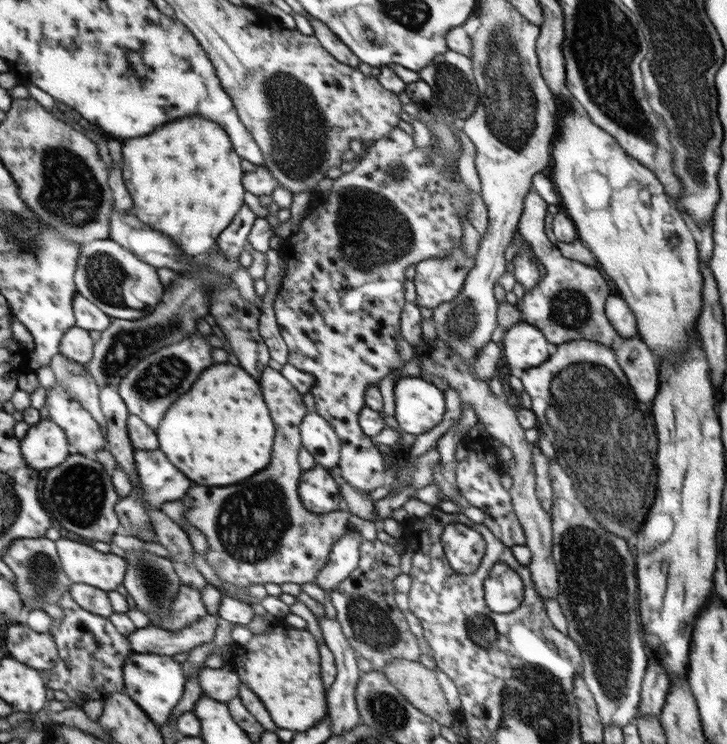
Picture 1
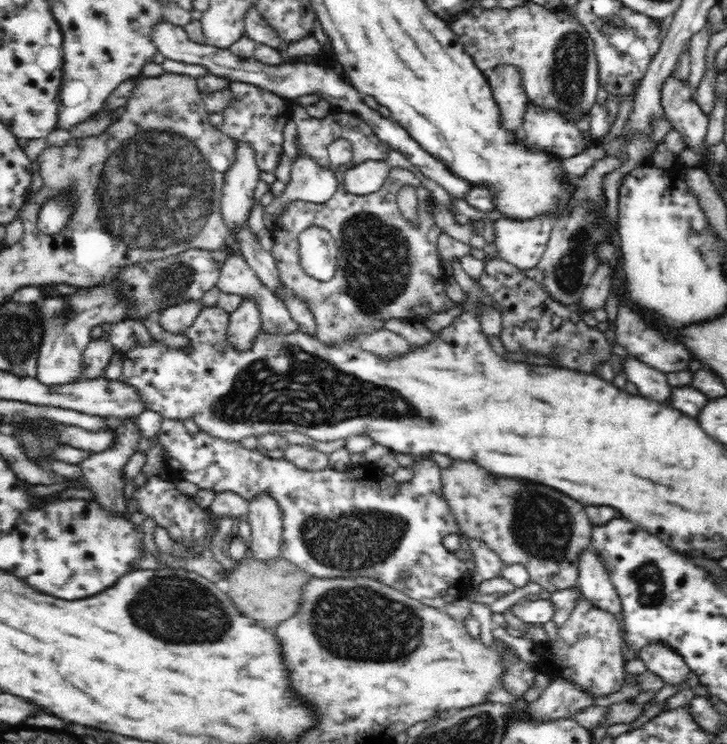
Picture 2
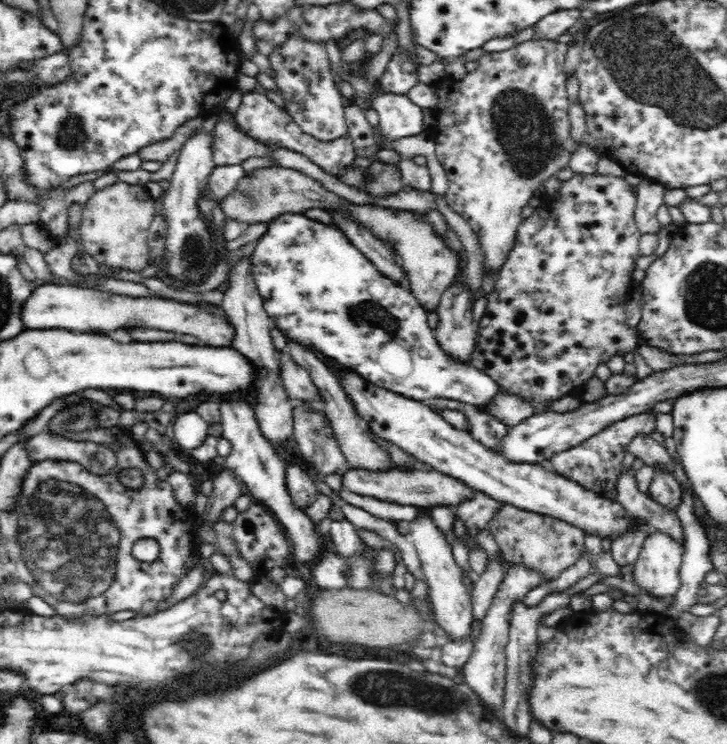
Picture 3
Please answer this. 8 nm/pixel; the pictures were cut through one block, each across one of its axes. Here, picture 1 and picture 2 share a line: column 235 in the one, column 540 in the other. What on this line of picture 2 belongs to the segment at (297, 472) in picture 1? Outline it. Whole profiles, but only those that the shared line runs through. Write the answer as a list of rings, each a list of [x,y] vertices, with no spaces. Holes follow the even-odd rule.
[[[456,458],[450,460],[450,464],[439,470],[440,480],[443,488],[444,498],[447,499],[447,505],[451,510],[451,513],[455,515],[457,528],[459,532],[468,540],[478,539],[481,540],[503,563],[503,566],[514,566],[514,564],[520,564],[529,572],[531,582],[536,582],[541,588],[547,590],[551,594],[554,592],[577,587],[578,576],[580,576],[580,556],[584,554],[586,547],[591,546],[591,530],[593,527],[592,522],[586,516],[584,512],[584,506],[572,498],[568,498],[566,494],[558,492],[558,490],[552,490],[552,488],[538,488],[536,482],[530,482],[530,480],[520,480],[520,478],[492,478],[492,474],[484,472],[482,466],[476,466],[476,462],[456,462]]]

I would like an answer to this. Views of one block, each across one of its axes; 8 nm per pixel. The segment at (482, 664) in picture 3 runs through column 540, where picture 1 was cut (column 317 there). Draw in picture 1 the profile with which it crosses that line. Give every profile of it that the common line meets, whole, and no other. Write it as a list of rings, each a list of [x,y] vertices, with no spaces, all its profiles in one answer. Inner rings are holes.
[[[349,531],[333,544],[327,565],[314,578],[315,584],[324,592],[331,592],[341,580],[358,565],[360,543],[363,541],[359,533]]]

